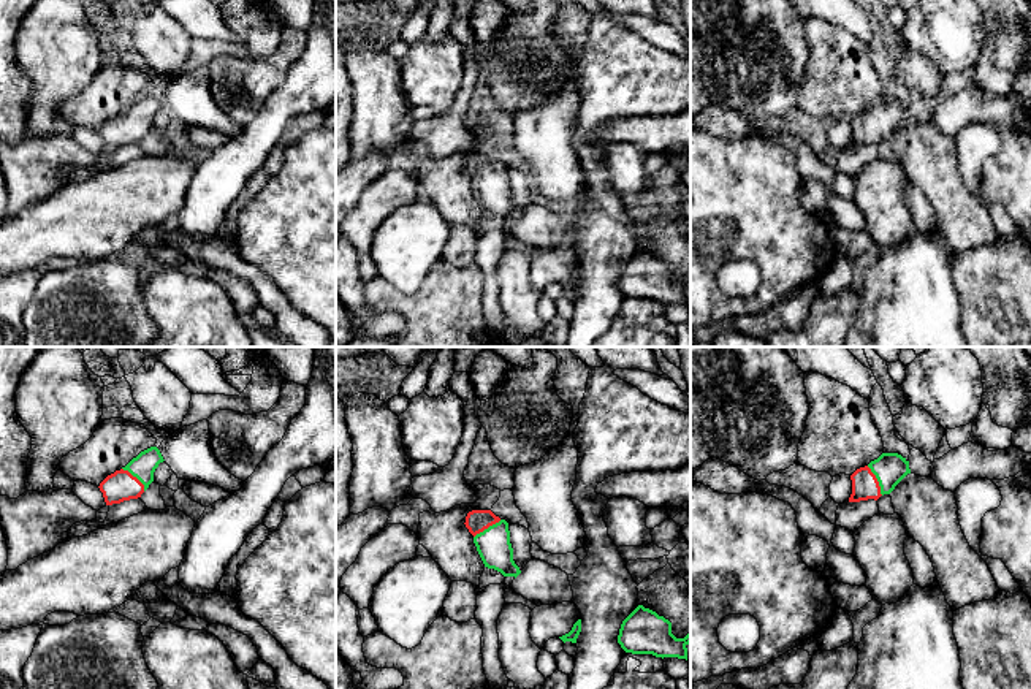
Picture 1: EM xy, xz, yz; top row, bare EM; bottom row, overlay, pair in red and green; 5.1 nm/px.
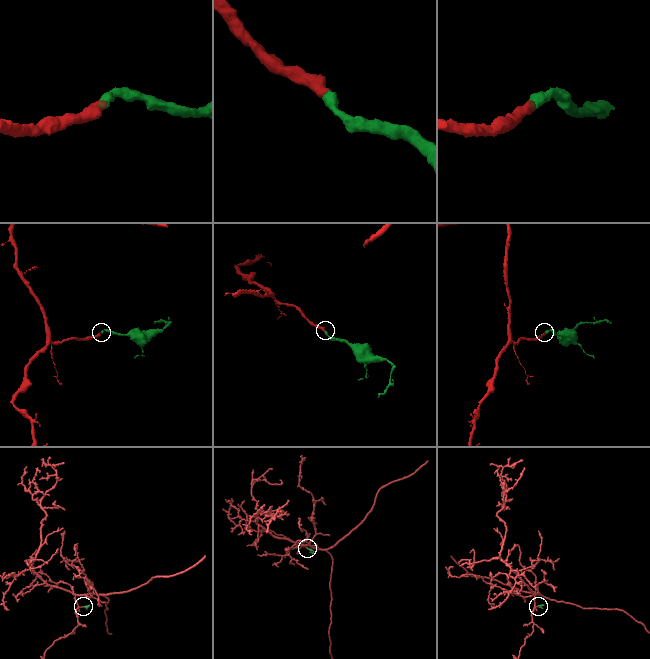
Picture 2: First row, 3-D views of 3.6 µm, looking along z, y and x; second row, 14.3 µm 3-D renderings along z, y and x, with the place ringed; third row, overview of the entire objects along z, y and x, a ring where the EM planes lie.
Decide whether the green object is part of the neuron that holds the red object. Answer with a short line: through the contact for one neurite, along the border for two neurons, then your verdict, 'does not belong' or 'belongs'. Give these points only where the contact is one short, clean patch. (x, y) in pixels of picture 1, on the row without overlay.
line yz (865, 130), (876, 125), (890, 113); belongs

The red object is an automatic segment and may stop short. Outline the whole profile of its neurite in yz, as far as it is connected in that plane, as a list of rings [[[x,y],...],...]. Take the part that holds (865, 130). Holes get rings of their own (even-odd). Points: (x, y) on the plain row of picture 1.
[[[882,98],[850,120],[852,139],[849,147],[877,146],[881,141],[890,139],[907,119],[911,114],[906,103],[898,98]]]

